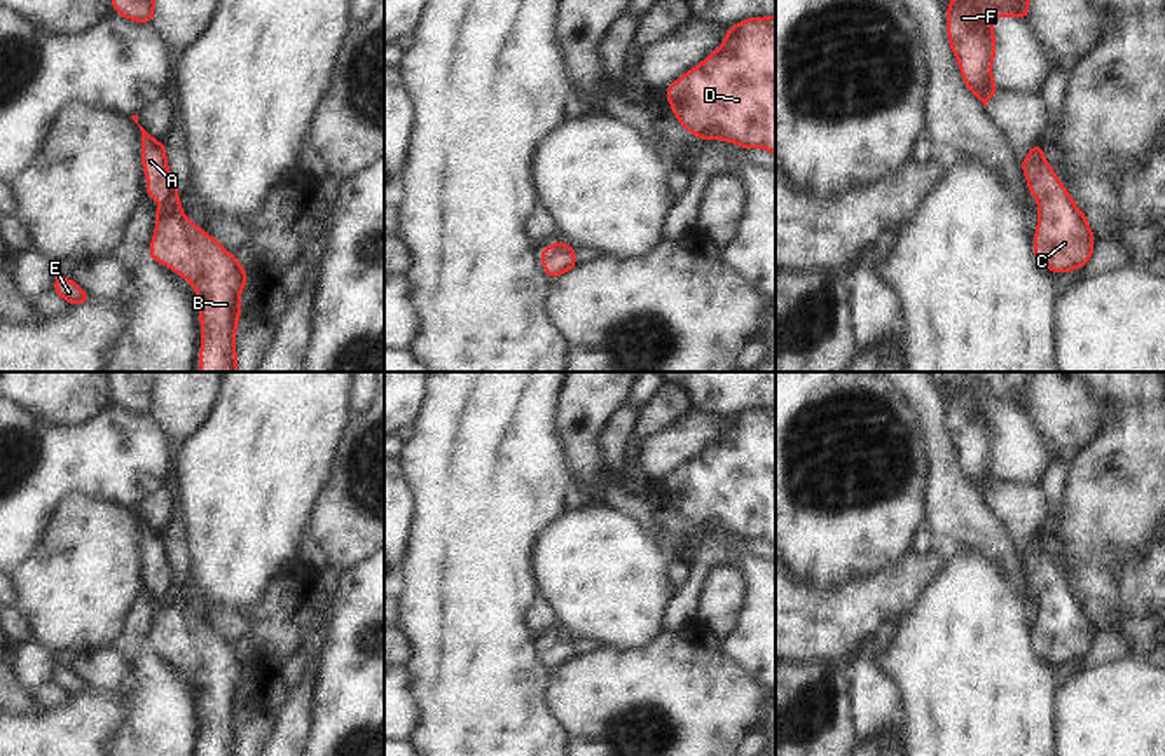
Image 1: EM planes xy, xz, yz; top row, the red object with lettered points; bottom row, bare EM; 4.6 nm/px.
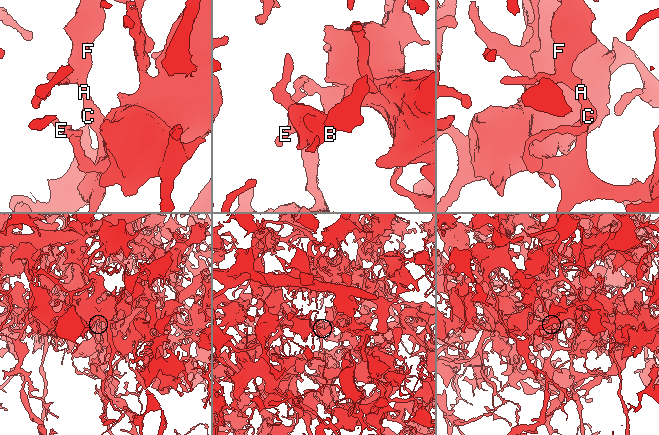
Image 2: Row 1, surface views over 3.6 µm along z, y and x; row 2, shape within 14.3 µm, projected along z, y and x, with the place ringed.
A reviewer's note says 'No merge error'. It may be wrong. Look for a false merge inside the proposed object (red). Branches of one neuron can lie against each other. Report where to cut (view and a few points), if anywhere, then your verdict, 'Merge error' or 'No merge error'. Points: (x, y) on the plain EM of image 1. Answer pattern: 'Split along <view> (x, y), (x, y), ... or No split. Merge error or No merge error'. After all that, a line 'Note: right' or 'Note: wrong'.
No split. No merge error
Note: right

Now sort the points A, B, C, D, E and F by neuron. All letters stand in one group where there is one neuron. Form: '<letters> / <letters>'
A B C D E F

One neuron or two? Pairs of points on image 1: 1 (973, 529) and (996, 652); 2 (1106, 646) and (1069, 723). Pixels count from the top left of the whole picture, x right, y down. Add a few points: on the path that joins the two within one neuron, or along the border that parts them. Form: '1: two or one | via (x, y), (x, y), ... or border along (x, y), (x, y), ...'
1: two | border along (959, 547), (985, 561), (1010, 585)
2: two | border along (1132, 652), (1120, 660), (1076, 671), (1061, 685)

